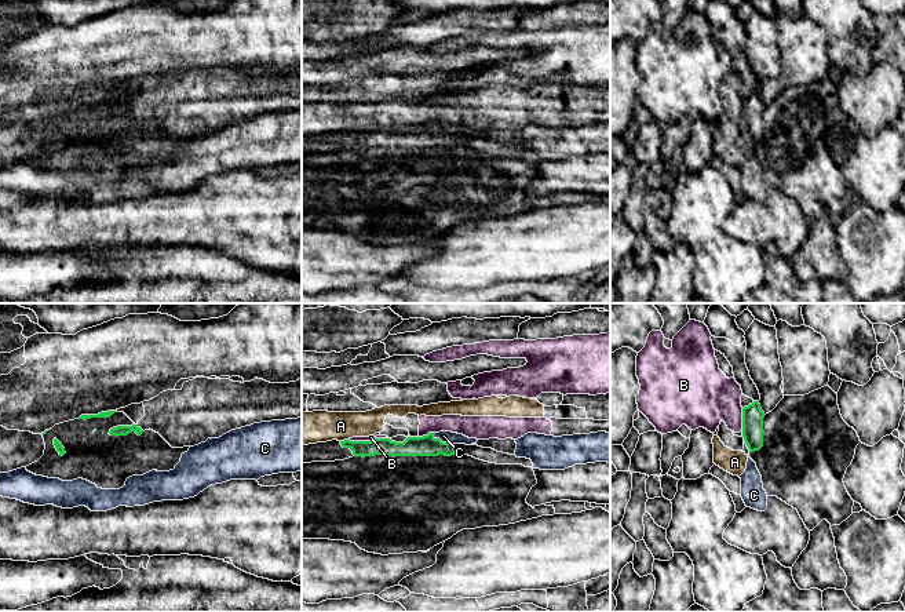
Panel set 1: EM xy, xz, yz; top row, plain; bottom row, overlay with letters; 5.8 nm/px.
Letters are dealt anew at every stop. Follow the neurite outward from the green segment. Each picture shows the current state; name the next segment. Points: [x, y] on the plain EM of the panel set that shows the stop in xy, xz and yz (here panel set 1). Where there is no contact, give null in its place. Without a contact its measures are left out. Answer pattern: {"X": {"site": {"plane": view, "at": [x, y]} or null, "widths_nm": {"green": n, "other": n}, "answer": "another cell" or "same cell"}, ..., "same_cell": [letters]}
{"A": {"site": {"plane": "xz", "at": [345, 131]}, "widths_nm": {"green": 100, "other": 190}, "answer": "another cell"}, "B": {"site": {"plane": "xz", "at": [368, 133]}, "widths_nm": {"green": 100, "other": 30}, "answer": "another cell"}, "C": {"site": {"plane": "xz", "at": [444, 134]}, "widths_nm": {"green": 120, "other": 60}, "answer": "another cell"}, "same_cell": []}

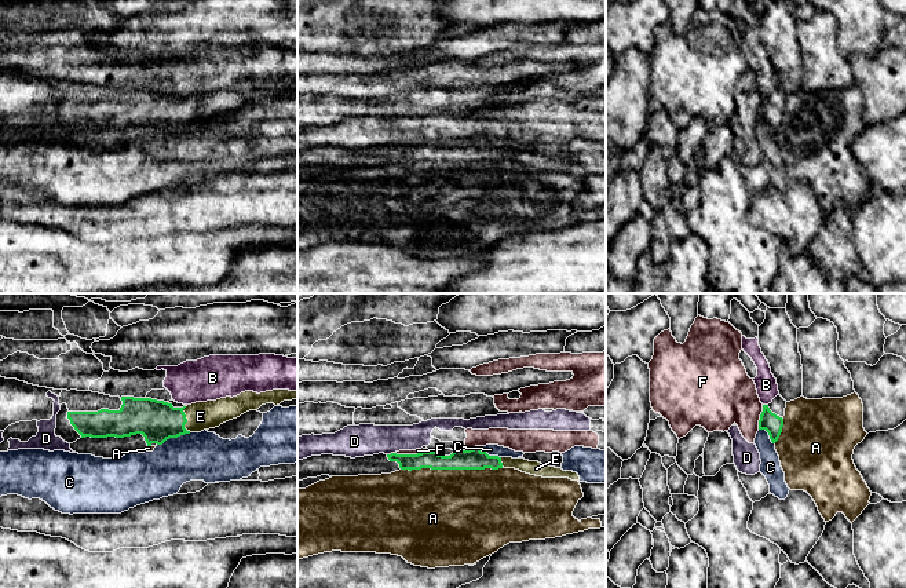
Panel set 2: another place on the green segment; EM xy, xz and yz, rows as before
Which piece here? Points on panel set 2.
{"A": {"site": {"plane": "xz", "at": [452, 160]}, "widths_nm": {"green": 120, "other": 500}, "answer": "another cell"}, "B": {"site": {"plane": "yz", "at": [766, 97]}, "widths_nm": {"green": 110, "other": 130}, "answer": "another cell"}, "C": {"site": {"plane": "xy", "at": [174, 128]}, "widths_nm": {"green": 240, "other": 280}, "answer": "another cell"}, "D": {"site": {"plane": "xz", "at": [391, 145]}, "widths_nm": {"green": 100, "other": 190}, "answer": "another cell"}, "E": {"site": {"plane": "xy", "at": [186, 112]}, "widths_nm": {"green": 240, "other": 160}, "answer": "same cell"}, "F": {"site": {"plane": "xz", "at": [415, 146]}, "widths_nm": {"green": 100, "other": 30}, "answer": "another cell"}, "same_cell": ["E"]}

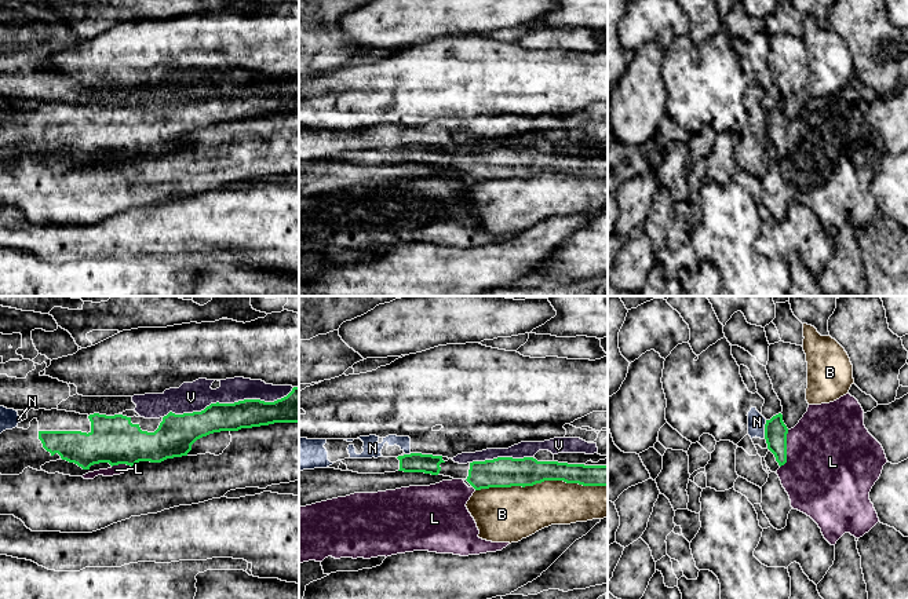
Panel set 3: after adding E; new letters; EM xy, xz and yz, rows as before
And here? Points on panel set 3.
{"B": {"site": {"plane": "xz", "at": [540, 174]}, "widths_nm": {"green": 180, "other": 320}, "answer": "another cell"}, "L": {"site": {"plane": "yz", "at": [786, 141]}, "widths_nm": {"green": 130, "other": 500}, "answer": "another cell"}, "N": {"site": {"plane": "yz", "at": [765, 120]}, "widths_nm": {"green": 130, "other": 100}, "answer": "another cell"}, "V": {"site": {"plane": "xy", "at": [228, 95]}, "widths_nm": {"green": 170, "other": 180}, "answer": "another cell"}, "same_cell": []}

